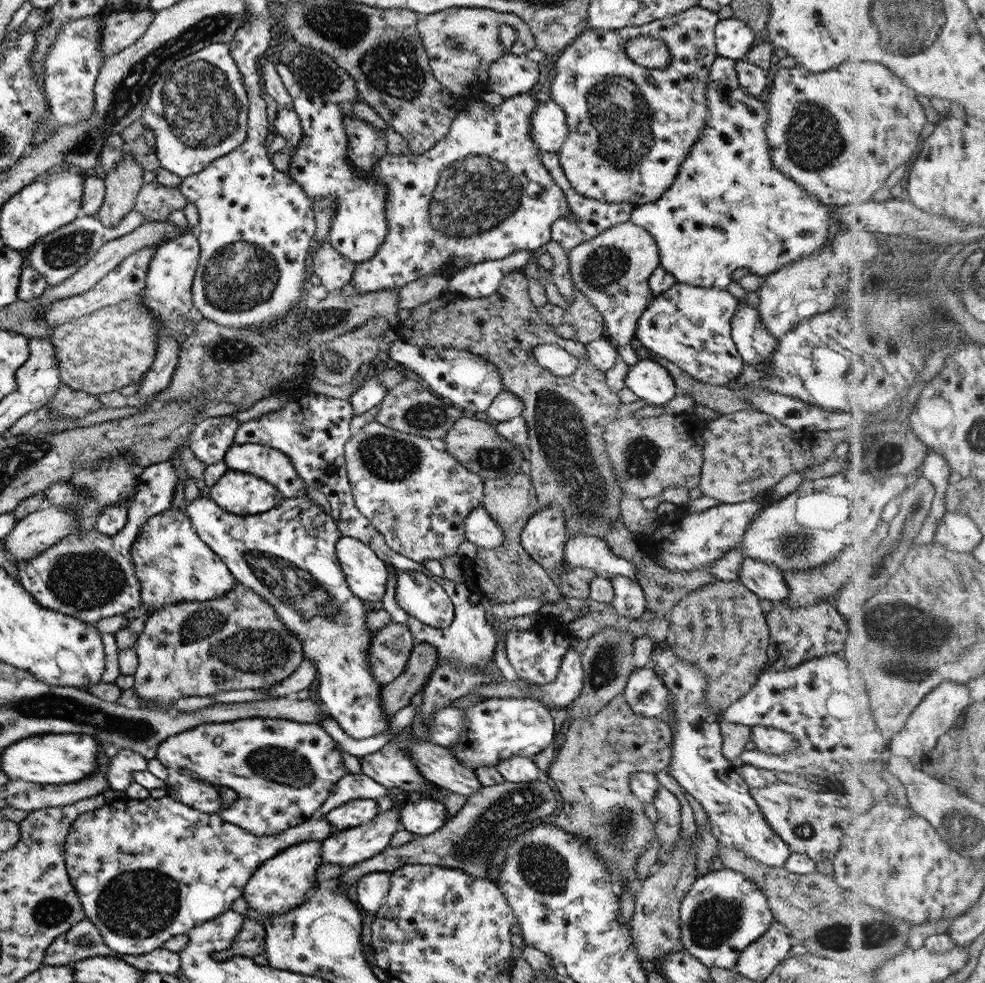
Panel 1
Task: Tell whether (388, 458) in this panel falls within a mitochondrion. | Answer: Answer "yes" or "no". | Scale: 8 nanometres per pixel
yes

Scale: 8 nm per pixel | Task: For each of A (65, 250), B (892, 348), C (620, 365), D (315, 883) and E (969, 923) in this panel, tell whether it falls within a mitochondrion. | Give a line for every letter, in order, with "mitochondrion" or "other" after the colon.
A: mitochondrion
B: other
C: other
D: other
E: other

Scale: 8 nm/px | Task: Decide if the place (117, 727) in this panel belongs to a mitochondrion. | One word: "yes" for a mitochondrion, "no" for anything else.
yes

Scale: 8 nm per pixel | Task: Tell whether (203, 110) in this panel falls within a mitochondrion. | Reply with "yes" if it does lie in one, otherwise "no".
yes

